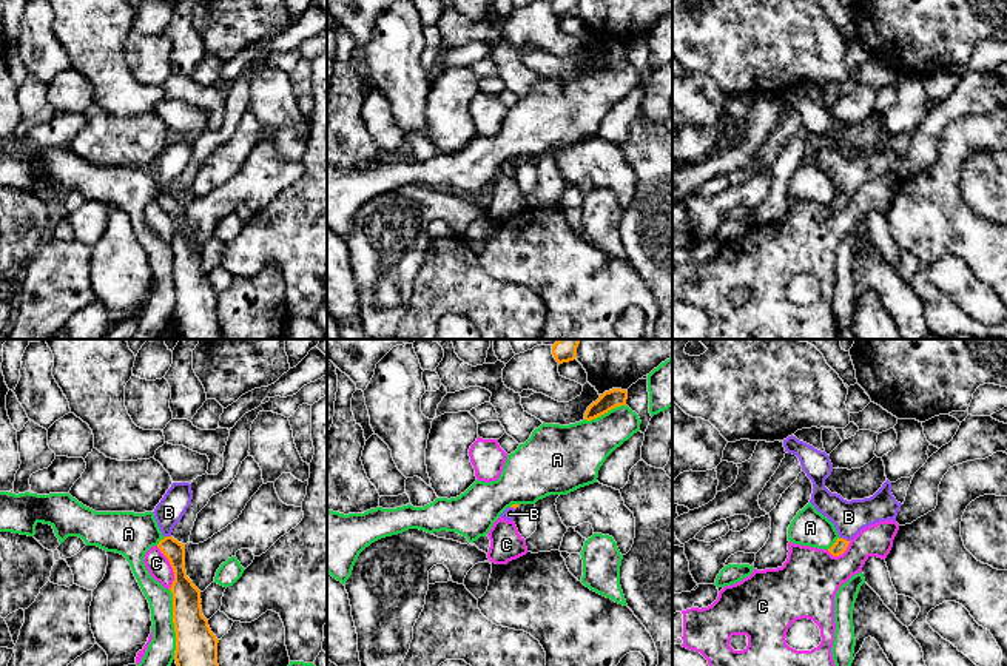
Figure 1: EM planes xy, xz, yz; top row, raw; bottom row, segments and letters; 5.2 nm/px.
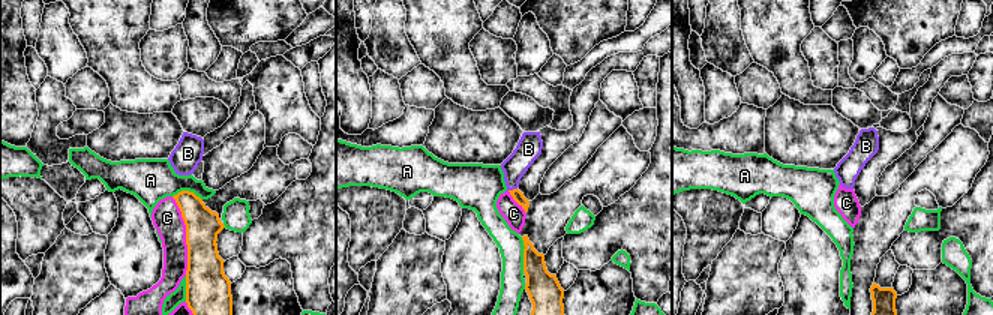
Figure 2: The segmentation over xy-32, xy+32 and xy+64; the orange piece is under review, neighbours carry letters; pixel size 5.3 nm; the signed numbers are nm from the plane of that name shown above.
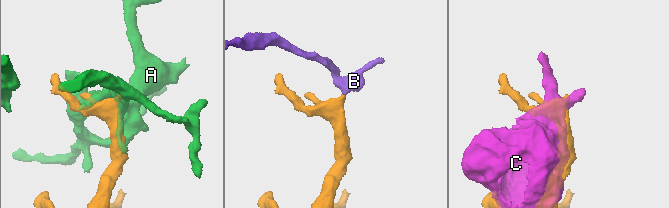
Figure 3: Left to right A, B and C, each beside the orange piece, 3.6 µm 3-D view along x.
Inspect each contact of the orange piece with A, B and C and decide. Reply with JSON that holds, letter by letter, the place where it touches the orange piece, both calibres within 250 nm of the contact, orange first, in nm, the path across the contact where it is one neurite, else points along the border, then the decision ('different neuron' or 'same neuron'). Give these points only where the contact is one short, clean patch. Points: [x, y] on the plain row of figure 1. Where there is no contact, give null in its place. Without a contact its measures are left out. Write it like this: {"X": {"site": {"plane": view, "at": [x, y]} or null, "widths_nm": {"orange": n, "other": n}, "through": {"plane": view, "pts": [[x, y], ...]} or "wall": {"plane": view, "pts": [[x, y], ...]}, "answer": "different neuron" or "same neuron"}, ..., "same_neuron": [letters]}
{"A": {"site": {"plane": "xy", "at": [175, 279]}, "widths_nm": {"orange": 220, "other": 150}, "answer": "different neuron"}, "B": {"site": {"plane": "yz", "at": [845, 195]}, "widths_nm": {"orange": 70, "other": 180}, "through": {"plane": "yz", "pts": [[841, 199], [845, 195], [848, 171]]}, "answer": "same neuron"}, "C": {"site": {"plane": "xy", "at": [171, 221]}, "widths_nm": {"orange": 160, "other": 120}, "answer": "different neuron"}, "same_neuron": ["B"]}

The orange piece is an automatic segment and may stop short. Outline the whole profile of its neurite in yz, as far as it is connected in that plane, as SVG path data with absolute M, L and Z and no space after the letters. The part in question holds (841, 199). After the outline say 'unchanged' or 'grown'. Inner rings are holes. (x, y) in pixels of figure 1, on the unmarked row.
M793 89L783 94L783 102L785 106L799 113L802 125L813 137L810 157L834 179L839 188L836 197L828 204L833 211L842 210L862 183L879 176L896 176L902 159L893 151L888 134L873 151L847 156L825 142L825 134L833 126L833 119L825 106Z | grown

